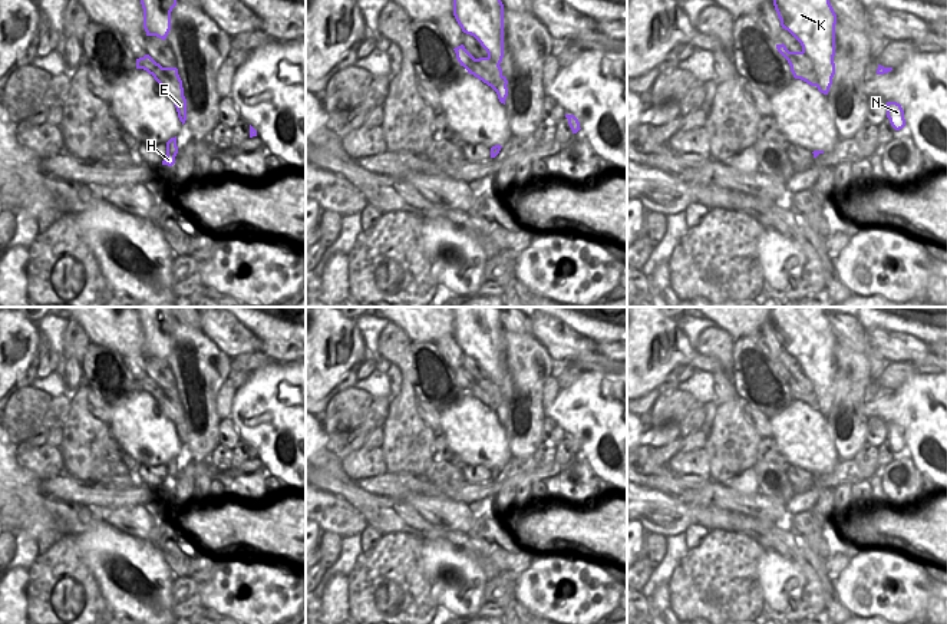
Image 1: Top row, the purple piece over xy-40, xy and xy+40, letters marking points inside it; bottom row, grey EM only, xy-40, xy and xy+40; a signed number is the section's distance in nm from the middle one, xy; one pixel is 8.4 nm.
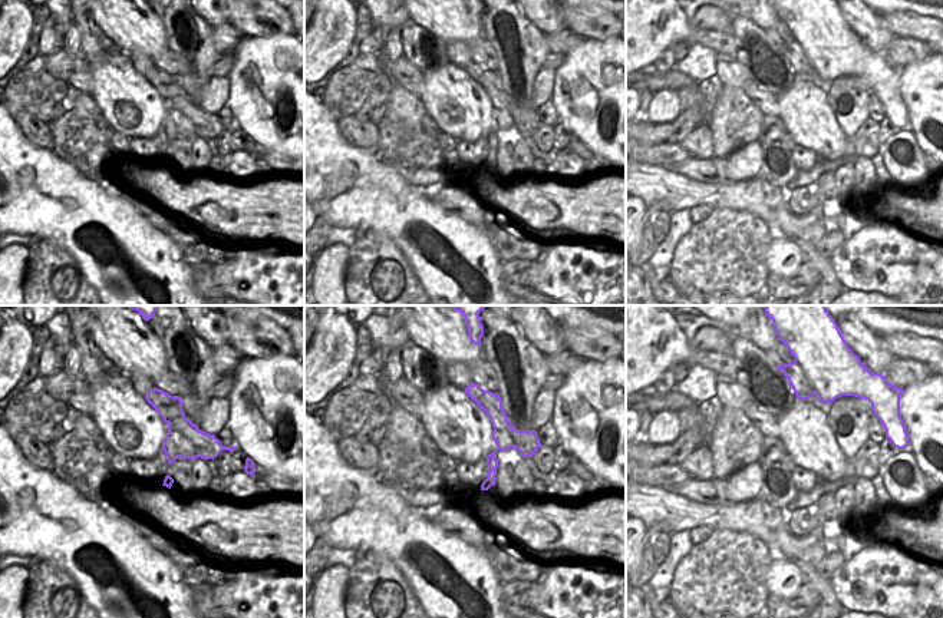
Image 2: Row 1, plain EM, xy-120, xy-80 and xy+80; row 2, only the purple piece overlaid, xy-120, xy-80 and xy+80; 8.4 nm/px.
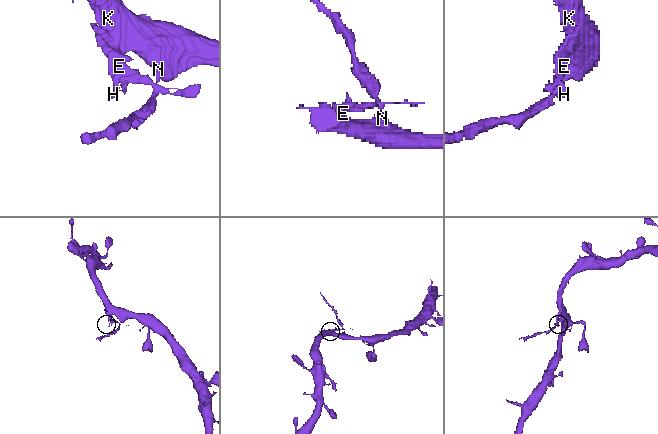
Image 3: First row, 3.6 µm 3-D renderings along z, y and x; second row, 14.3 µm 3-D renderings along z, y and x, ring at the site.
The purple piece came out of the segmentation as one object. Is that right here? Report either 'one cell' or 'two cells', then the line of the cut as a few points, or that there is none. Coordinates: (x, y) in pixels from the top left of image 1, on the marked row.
two cells | xy+40 (802, 49), (814, 65), (818, 82), (828, 88)

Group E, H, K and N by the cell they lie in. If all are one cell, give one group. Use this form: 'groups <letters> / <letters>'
groups E H / K N

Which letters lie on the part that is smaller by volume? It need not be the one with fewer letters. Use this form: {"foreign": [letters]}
{"foreign": ["E", "H"]}

